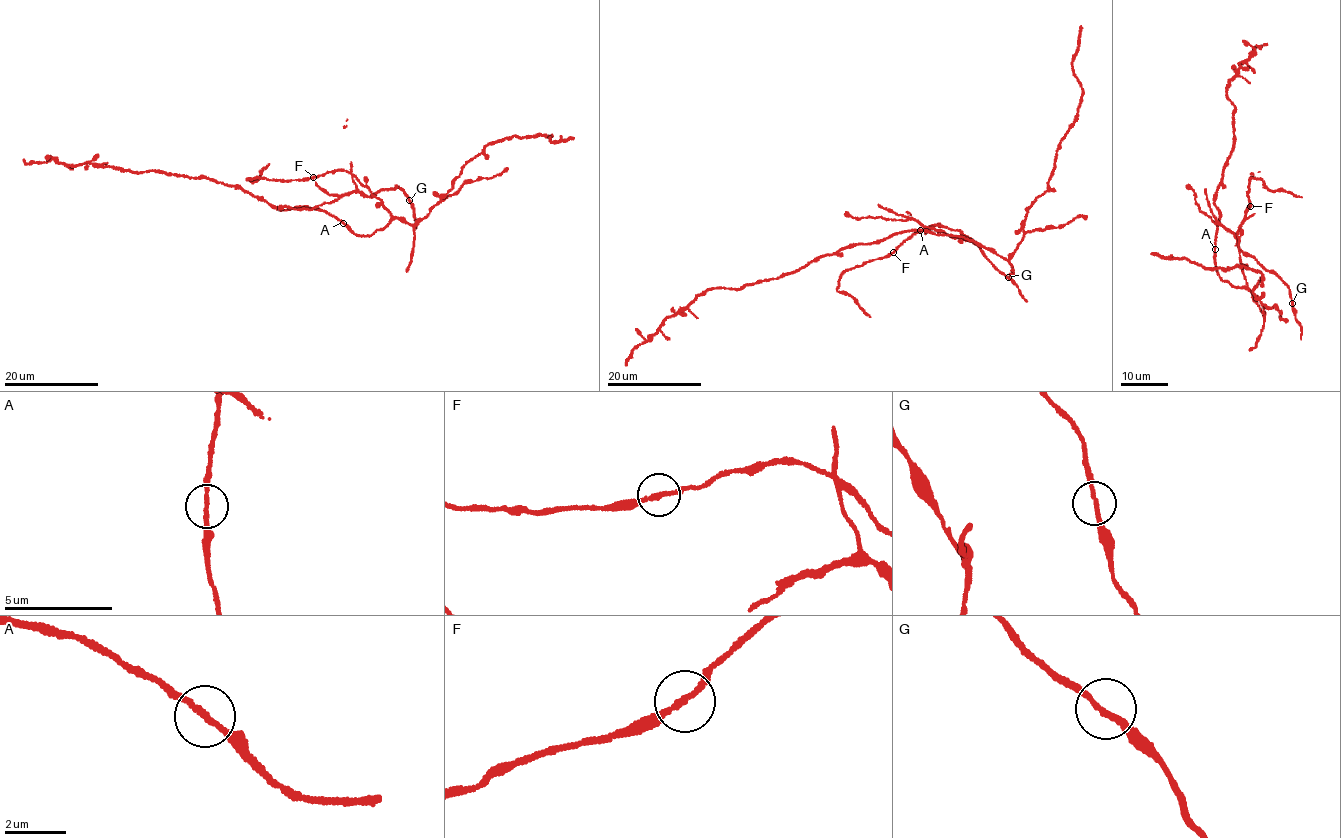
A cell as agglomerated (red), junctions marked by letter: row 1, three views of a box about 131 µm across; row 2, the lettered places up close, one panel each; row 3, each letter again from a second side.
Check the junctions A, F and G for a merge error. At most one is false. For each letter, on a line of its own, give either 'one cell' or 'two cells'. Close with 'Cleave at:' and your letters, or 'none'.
A: one cell
F: one cell
G: one cell
Cleave at: none

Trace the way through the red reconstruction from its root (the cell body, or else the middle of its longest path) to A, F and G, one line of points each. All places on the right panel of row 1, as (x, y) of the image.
A: (1218, 272), (1214, 249)
F: (1218, 272), (1222, 281), (1235, 287), (1247, 285), (1237, 234), (1246, 209), (1250, 206)
G: (1218, 272), (1235, 287), (1247, 285), (1238, 247), (1242, 223), (1236, 237), (1240, 248), (1287, 286), (1292, 303)

